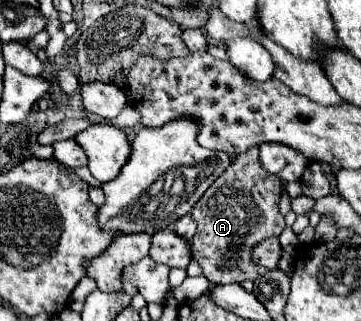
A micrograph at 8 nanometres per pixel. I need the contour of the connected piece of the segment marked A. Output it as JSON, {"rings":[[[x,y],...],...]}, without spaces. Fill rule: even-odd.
{"rings":[[[250,147],[244,155],[236,157],[232,165],[208,187],[208,191],[202,195],[202,199],[196,203],[192,209],[190,217],[196,221],[198,231],[192,241],[192,257],[198,261],[202,267],[202,275],[212,281],[212,283],[242,283],[246,279],[254,281],[260,273],[262,267],[252,265],[250,255],[252,247],[268,237],[278,237],[284,231],[284,217],[278,211],[280,203],[280,191],[282,191],[282,181],[276,179],[276,175],[268,173],[262,169],[260,159],[258,159],[258,147]]]}

